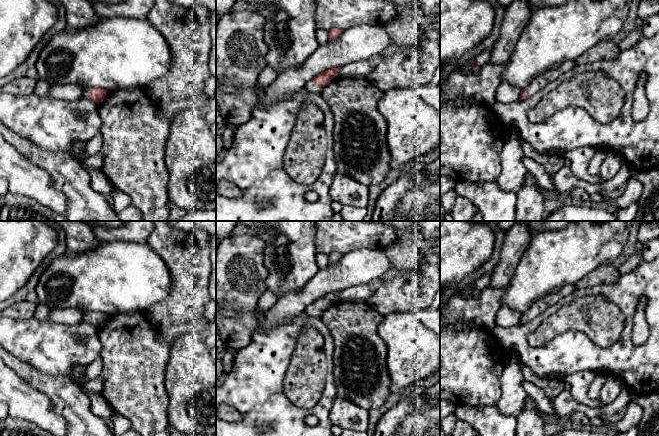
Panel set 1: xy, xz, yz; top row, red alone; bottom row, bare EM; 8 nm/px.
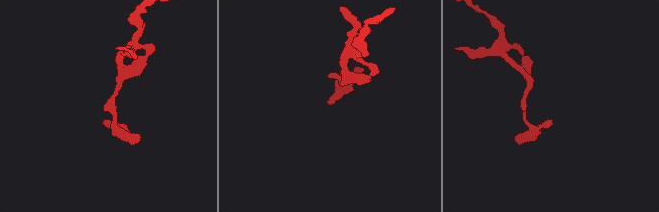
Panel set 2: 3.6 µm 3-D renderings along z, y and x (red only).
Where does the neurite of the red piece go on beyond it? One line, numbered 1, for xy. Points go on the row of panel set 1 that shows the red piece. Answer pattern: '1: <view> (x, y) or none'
1: xy (86, 90)

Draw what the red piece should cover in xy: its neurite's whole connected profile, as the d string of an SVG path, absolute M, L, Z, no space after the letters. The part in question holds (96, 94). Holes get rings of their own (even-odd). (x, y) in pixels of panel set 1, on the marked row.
M98 87L83 88L83 95L88 99L92 100L96 104L99 104L106 96L106 90Z

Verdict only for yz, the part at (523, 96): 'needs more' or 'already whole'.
needs more

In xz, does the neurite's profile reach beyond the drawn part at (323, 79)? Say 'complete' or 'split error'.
split error

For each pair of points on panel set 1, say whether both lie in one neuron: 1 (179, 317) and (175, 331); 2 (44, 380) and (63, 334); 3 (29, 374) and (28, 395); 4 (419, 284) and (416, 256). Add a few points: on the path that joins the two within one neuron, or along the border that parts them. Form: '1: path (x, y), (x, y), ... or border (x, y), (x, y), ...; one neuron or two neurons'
1: border (181, 325), (161, 326), (159, 328); two neurons
2: border (26, 362), (43, 372), (67, 375), (69, 377); two neurons
3: border (11, 368), (21, 378), (48, 397); two neurons
4: border (427, 257), (416, 269), (400, 272), (395, 277); two neurons

